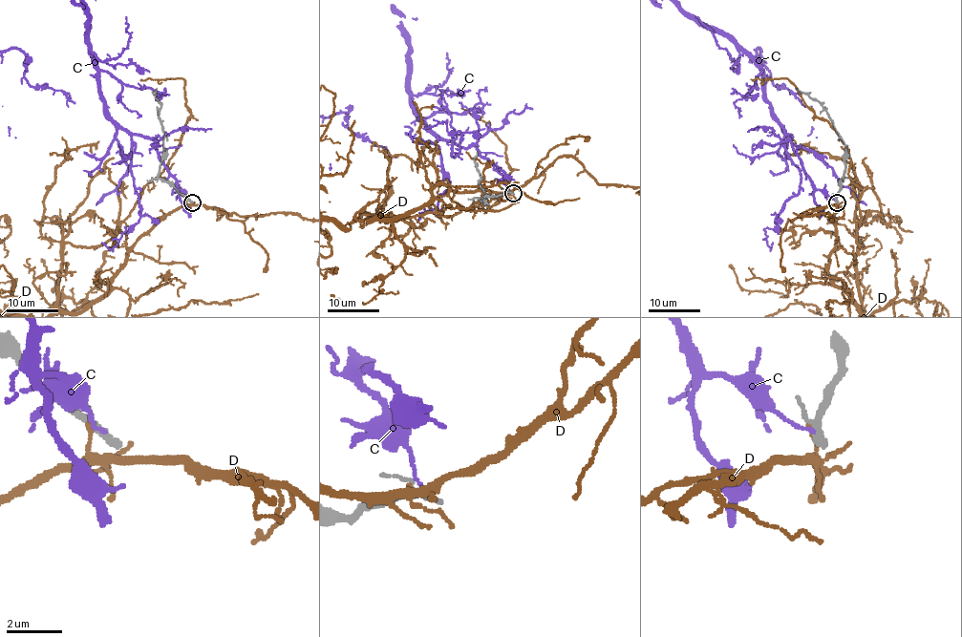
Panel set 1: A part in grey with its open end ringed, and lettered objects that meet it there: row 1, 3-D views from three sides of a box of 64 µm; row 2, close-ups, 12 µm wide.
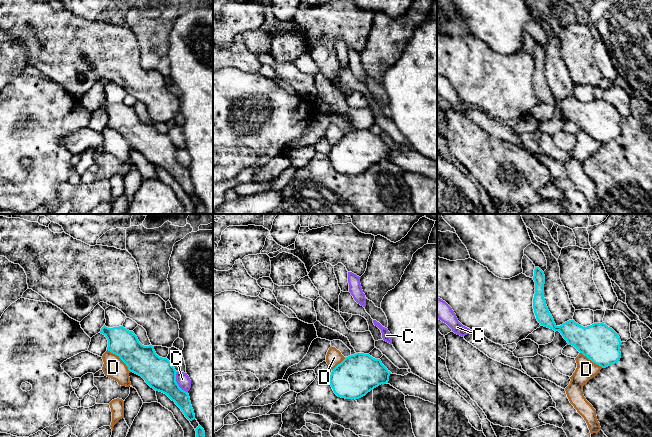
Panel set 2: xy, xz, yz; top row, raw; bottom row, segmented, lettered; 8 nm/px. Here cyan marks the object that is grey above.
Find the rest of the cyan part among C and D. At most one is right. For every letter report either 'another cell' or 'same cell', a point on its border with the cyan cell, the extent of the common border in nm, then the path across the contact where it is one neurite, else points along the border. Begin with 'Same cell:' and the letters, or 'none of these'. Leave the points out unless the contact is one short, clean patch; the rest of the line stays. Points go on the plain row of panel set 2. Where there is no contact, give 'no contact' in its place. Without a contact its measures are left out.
Same cell: none of these
C: another cell | xy (176, 159) | 200 nm | along xy (176, 147), (176, 159), (187, 168)
D: another cell | xy (120, 134) | 260 nm | along xy (107, 125), (114, 129), (130, 147)

